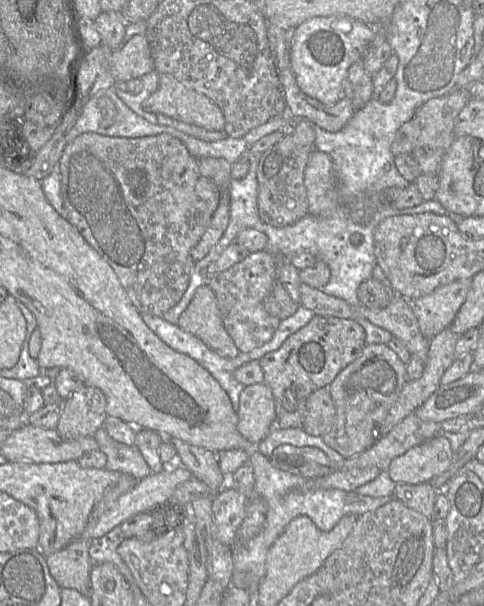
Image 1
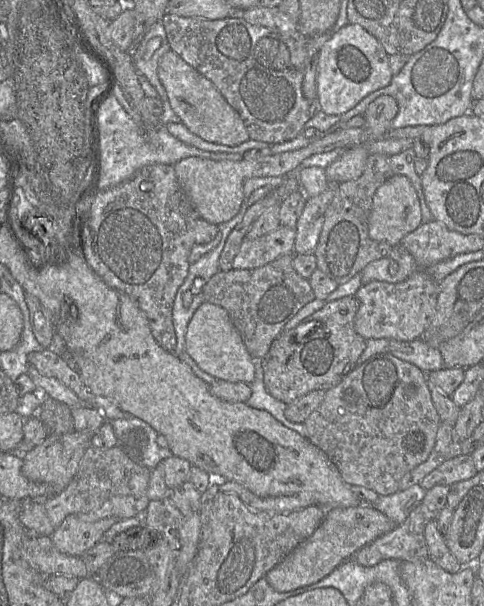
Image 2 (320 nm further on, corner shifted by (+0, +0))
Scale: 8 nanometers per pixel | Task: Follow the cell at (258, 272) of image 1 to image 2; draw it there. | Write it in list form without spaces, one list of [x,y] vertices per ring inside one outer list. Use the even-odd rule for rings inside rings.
[[[279,226],[257,239],[244,239],[233,260],[233,269],[255,269],[277,258],[294,254],[296,229]]]

